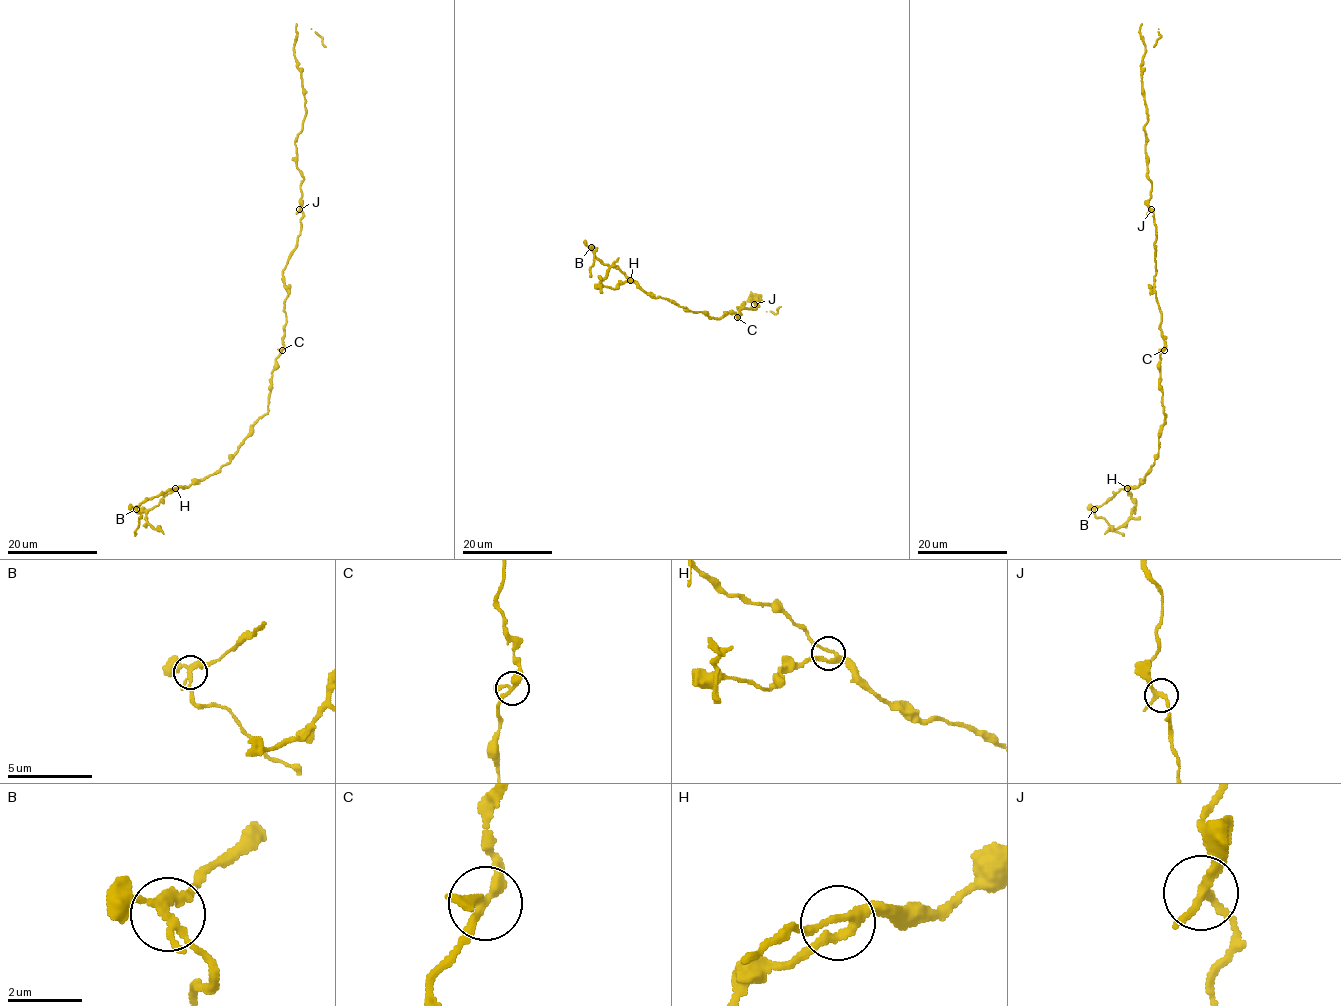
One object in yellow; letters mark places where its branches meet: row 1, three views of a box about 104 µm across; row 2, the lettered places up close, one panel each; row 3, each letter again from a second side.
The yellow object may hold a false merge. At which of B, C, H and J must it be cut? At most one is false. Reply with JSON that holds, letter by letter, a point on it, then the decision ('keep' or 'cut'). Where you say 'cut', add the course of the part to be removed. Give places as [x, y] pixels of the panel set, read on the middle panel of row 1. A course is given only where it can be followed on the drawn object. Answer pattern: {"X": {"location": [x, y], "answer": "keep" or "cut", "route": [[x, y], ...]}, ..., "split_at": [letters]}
{"B": {"location": [591, 247], "answer": "cut", "route": [[591, 247], [595, 249], [590, 276]]}, "C": {"location": [737, 317], "answer": "keep"}, "H": {"location": [630, 280], "answer": "keep"}, "J": {"location": [754, 304], "answer": "keep"}, "split_at": ["B"]}

